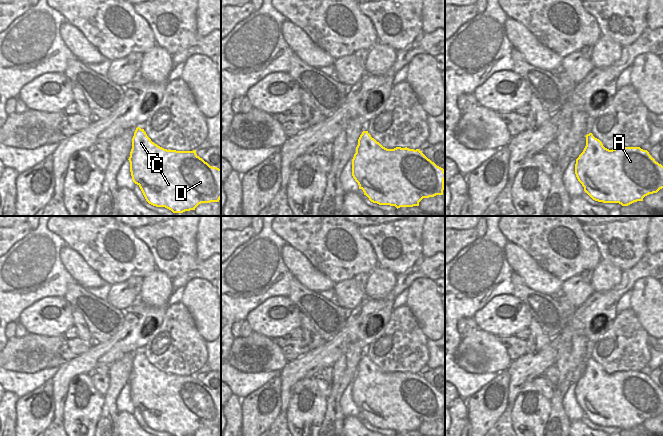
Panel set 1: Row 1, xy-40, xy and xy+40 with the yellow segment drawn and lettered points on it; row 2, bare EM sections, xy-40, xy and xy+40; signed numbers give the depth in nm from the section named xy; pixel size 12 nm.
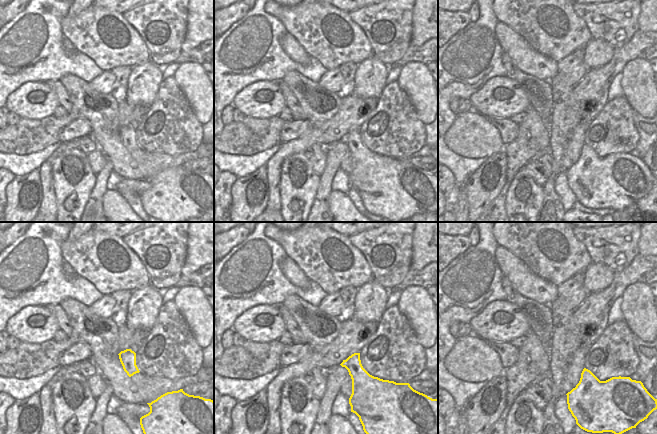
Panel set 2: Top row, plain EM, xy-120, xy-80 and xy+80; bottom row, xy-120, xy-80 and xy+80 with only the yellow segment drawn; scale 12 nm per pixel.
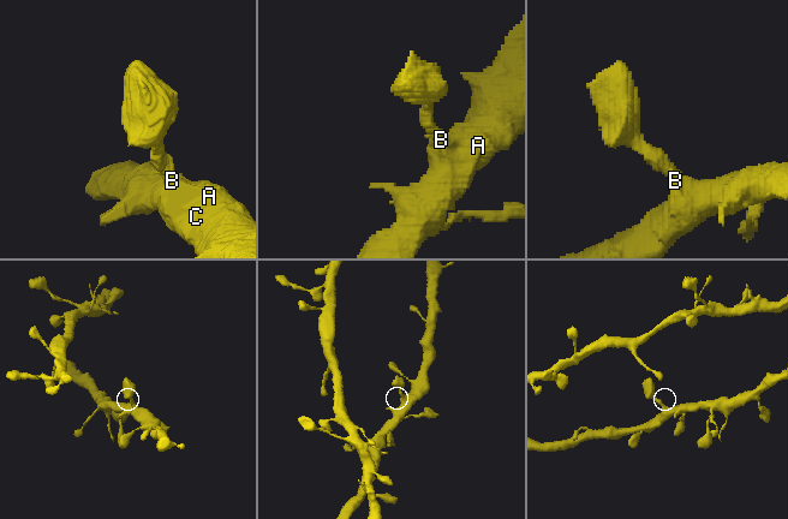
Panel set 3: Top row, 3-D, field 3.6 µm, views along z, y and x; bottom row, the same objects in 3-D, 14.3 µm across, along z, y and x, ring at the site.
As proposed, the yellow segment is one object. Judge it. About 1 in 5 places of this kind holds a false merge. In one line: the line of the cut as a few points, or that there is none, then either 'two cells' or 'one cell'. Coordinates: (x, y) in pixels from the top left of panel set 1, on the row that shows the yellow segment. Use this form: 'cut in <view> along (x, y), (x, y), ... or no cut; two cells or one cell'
no cut; one cell

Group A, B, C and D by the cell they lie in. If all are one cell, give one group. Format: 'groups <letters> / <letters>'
groups A B C D

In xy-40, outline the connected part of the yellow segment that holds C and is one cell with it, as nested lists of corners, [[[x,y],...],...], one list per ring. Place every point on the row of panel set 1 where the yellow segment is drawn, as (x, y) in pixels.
[[[137,127],[132,138],[129,157],[132,180],[137,184],[146,201],[156,207],[165,207],[173,213],[195,210],[201,203],[219,202],[221,199],[221,169],[210,166],[193,151],[176,151],[164,149],[147,136],[144,129]]]

